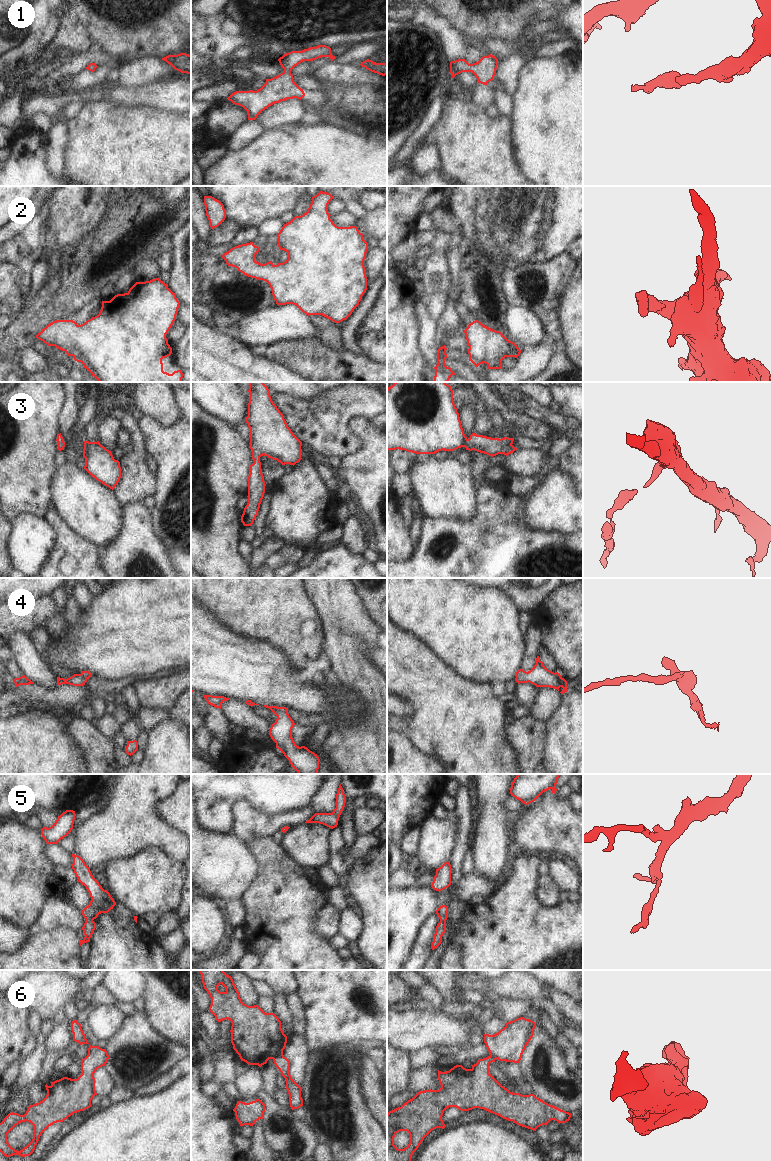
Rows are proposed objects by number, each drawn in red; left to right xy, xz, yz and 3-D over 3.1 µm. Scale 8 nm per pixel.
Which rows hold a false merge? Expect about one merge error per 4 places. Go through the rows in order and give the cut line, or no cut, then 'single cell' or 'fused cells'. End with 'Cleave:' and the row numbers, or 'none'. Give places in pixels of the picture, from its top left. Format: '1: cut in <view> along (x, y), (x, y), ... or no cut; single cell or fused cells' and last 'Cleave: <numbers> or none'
1: no cut; single cell
2: no cut; single cell
3: no cut; single cell
4: no cut; single cell
5: no cut; single cell
6: no cut; single cell
Cleave: none

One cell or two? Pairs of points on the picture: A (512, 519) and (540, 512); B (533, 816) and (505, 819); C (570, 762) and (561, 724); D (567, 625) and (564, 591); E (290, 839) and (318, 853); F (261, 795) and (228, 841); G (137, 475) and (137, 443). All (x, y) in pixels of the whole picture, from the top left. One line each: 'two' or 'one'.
A: two
B: two
C: one
D: one
E: one
F: two
G: one

